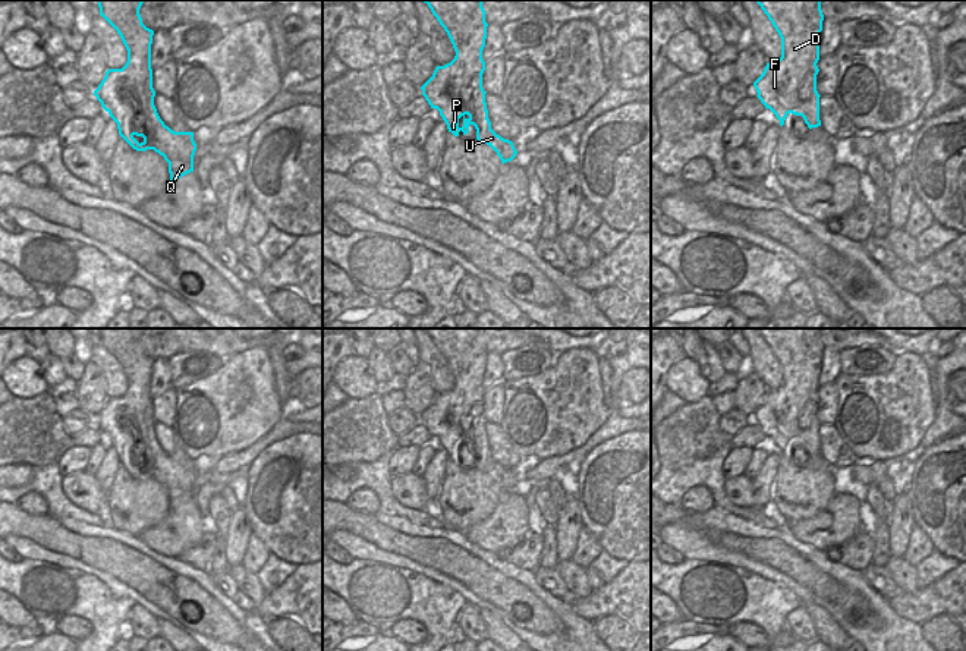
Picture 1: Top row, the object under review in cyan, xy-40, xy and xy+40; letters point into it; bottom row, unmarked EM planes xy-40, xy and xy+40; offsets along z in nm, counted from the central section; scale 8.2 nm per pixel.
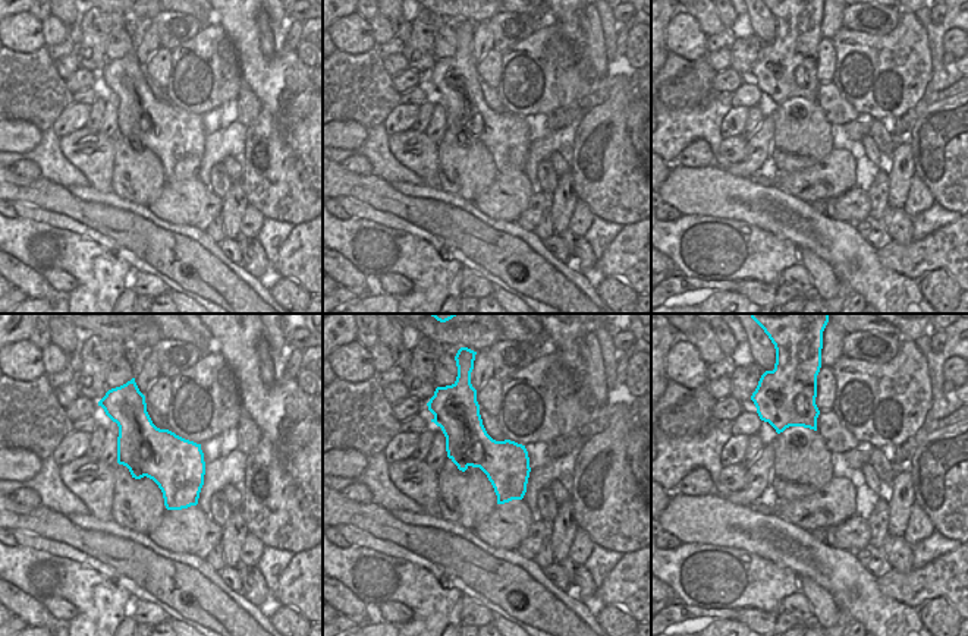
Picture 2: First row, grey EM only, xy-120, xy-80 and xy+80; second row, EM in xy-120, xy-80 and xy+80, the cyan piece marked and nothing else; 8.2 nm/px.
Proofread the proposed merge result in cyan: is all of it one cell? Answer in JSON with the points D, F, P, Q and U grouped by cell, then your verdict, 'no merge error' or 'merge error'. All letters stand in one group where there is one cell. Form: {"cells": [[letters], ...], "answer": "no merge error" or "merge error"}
{"cells": [["D", "F", "P", "Q", "U"]], "answer": "no merge error"}

